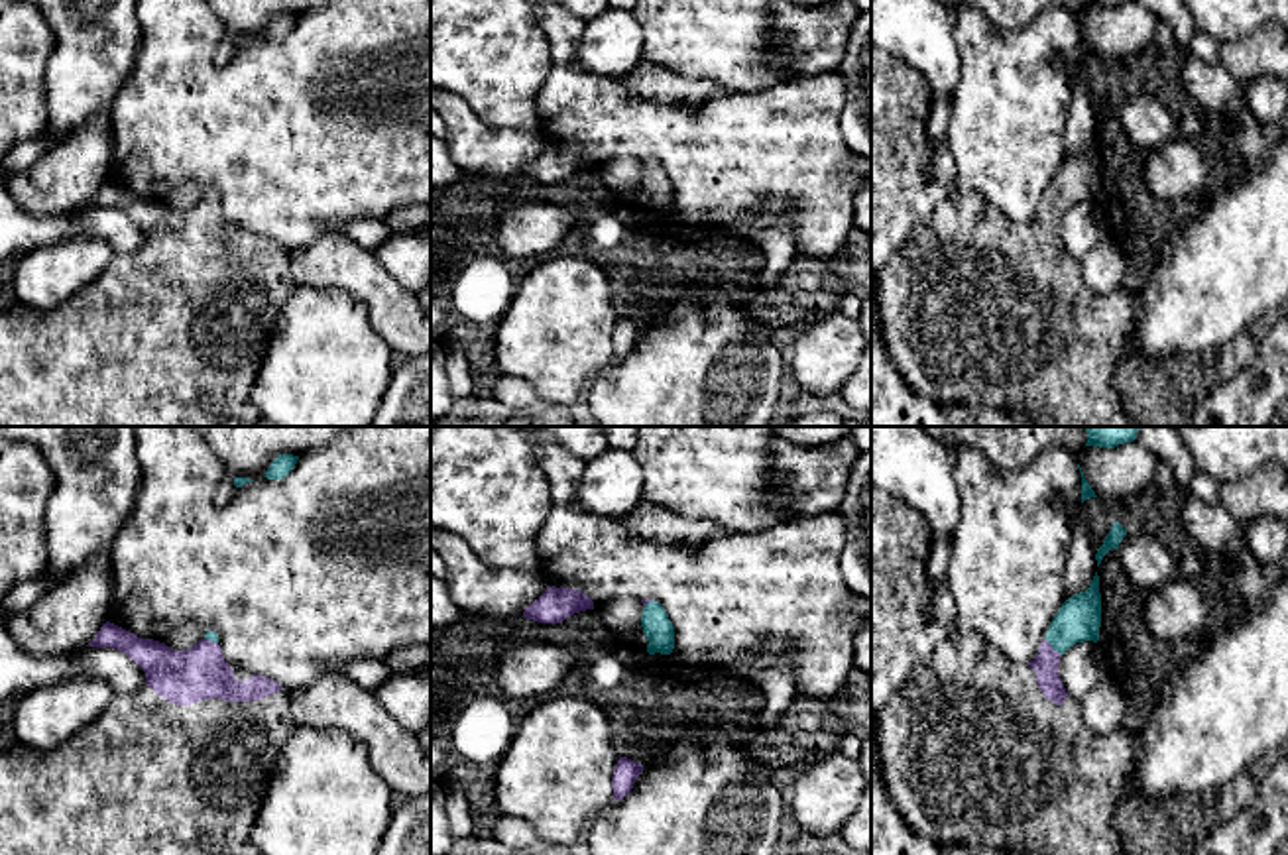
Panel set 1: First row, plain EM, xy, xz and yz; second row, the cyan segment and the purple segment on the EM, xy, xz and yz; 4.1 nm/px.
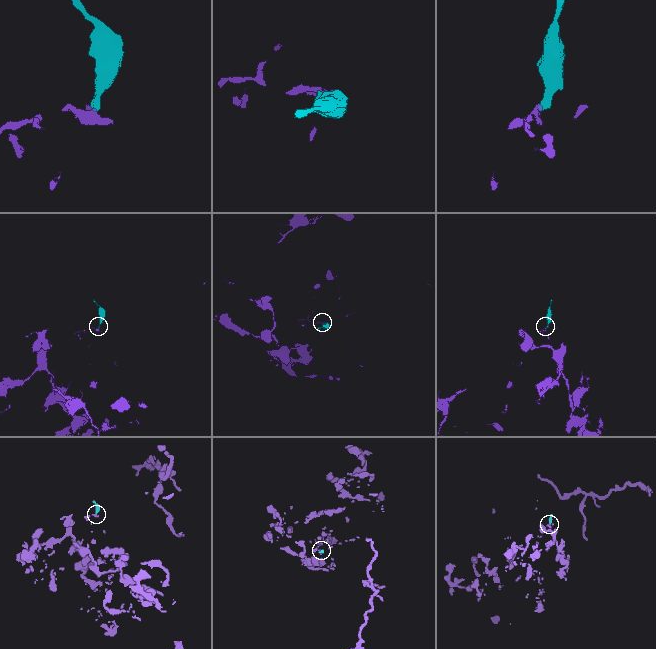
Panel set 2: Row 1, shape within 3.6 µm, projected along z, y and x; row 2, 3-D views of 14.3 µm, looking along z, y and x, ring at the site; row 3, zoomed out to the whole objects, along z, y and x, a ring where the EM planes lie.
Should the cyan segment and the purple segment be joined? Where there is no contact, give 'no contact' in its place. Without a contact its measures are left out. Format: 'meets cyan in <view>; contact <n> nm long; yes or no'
meets cyan in yz; contact 100 nm long; yes

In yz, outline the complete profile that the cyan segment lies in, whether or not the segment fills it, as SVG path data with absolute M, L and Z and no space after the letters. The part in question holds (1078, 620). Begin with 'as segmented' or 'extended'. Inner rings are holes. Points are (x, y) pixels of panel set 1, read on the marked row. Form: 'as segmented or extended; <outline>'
extended; M1095 572L1085 592L1080 592L1062 603L1046 631L1044 641L1040 643L1036 656L1030 662L1015 662L973 629L956 627L948 639L942 641L934 653L908 674L901 690L893 694L877 717L877 761L889 798L916 835L936 841L942 847L977 845L1017 851L1019 855L1129 855L1119 831L1113 826L1113 816L1135 769L1139 739L1125 727L1107 735L1091 731L1082 717L1080 700L1074 700L1066 692L1058 674L1060 656L1076 643L1097 643L1099 627L1101 594L1099 576Z

